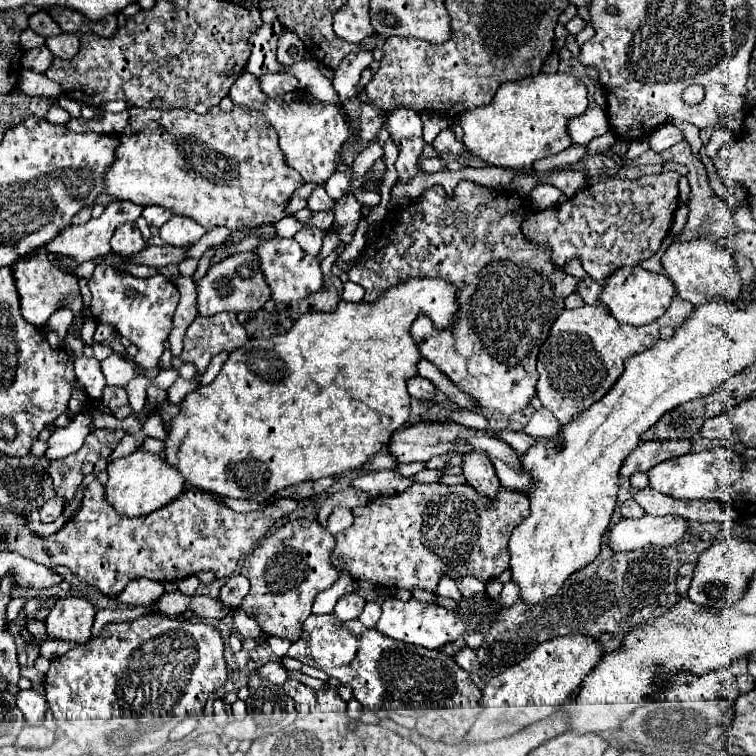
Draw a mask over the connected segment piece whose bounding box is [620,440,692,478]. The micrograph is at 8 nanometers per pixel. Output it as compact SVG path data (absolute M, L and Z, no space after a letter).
M668 440L668 442L640 442L636 446L636 452L624 460L624 468L620 468L620 476L630 478L634 472L648 472L652 466L676 458L690 452L692 442L688 440Z

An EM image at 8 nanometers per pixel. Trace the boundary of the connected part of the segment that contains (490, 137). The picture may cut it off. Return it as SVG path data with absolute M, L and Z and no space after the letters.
M538 72L524 80L502 84L494 100L476 110L458 116L464 130L464 144L492 166L530 170L532 162L566 150L572 140L566 122L588 108L586 86L568 72Z

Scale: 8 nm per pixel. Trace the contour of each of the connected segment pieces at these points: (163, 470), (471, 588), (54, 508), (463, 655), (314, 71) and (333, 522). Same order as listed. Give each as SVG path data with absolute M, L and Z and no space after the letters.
M134 452L130 456L112 460L106 472L108 472L108 482L104 484L106 500L108 504L112 504L112 508L116 508L118 514L128 518L146 516L166 506L186 488L184 478L174 468L170 468L158 454L150 452Z
M464 576L464 578L456 580L456 586L462 592L462 596L474 596L474 594L484 592L484 584L472 576Z
M54 496L40 508L40 520L54 522L62 514L62 510L64 510L64 500L60 496Z
M466 646L464 650L460 650L460 652L454 656L454 660L456 660L456 664L458 664L460 668L464 668L464 670L470 672L470 674L476 674L476 672L480 670L480 662L478 662L474 650L470 650L468 646Z
M296 62L286 72L294 74L300 80L302 90L310 92L312 96L316 96L316 98L320 98L324 102L334 102L334 104L340 106L338 94L334 92L330 80L318 70L318 64L314 64L314 62Z
M334 508L334 512L328 518L328 532L338 534L340 530L348 528L352 524L352 510L350 508Z

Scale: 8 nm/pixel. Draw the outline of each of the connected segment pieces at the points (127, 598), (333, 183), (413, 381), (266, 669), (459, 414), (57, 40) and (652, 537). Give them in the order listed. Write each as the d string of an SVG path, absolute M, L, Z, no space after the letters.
M138 578L128 582L118 600L128 606L148 606L154 604L162 594L164 594L164 584L148 578Z
M334 172L328 182L324 183L324 188L329 196L332 198L341 198L346 188L350 184L350 178L346 174L340 174L340 172Z
M414 376L410 378L408 382L408 394L414 396L414 398L420 398L420 400L432 400L434 396L434 384L422 376Z
M268 662L264 666L258 668L260 676L264 676L264 680L272 682L272 684L284 684L286 680L286 668L280 662Z
M456 408L452 412L452 420L466 426L466 428L474 428L474 430L488 430L488 418L484 414L478 412L468 412L462 408Z
M58 34L58 36L46 38L46 46L54 56L68 60L78 52L80 38L76 34Z
M642 516L640 520L622 518L608 530L608 546L614 552L638 550L648 544L674 544L688 532L688 520L680 516Z

